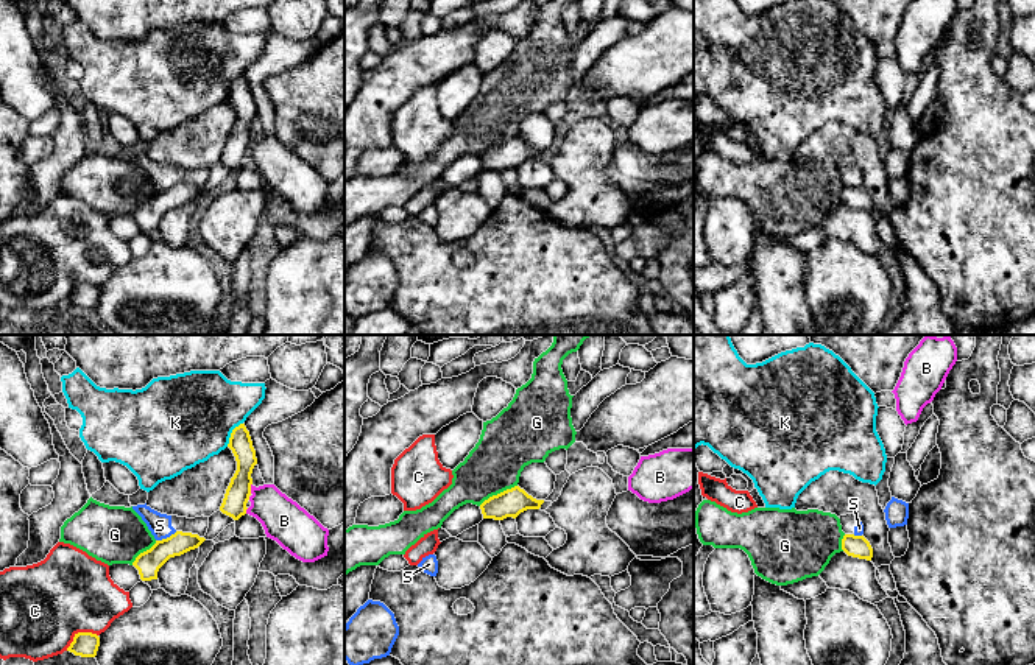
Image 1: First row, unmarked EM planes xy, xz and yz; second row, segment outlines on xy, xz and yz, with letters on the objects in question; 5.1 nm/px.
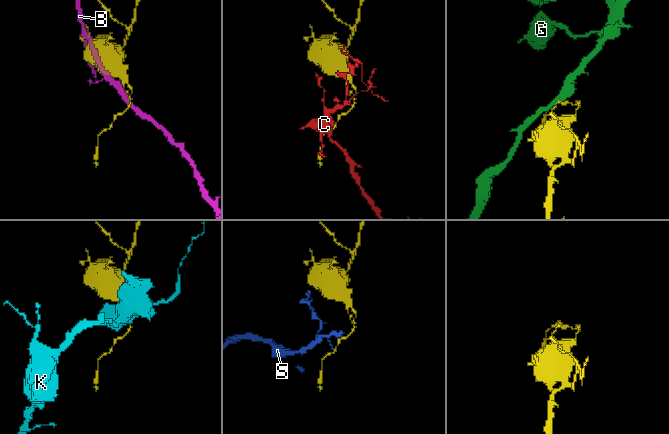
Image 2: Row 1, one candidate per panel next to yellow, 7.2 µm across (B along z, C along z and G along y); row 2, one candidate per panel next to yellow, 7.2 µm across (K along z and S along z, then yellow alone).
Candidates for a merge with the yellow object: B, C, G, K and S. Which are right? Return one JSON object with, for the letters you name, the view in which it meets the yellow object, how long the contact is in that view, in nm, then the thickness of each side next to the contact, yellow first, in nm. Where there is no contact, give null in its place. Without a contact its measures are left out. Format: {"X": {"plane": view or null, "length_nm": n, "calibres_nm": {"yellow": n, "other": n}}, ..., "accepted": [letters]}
{"accepted": []}

